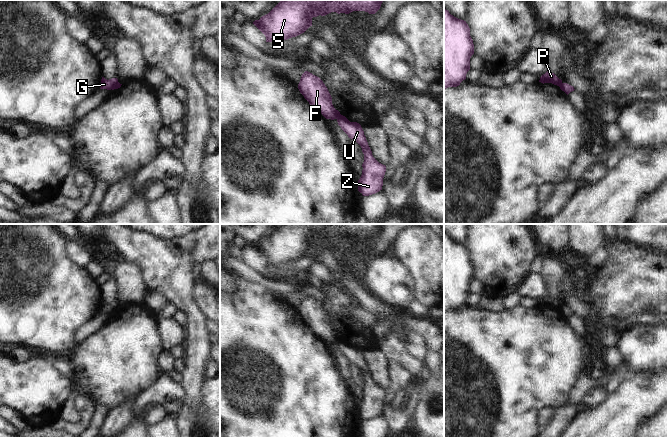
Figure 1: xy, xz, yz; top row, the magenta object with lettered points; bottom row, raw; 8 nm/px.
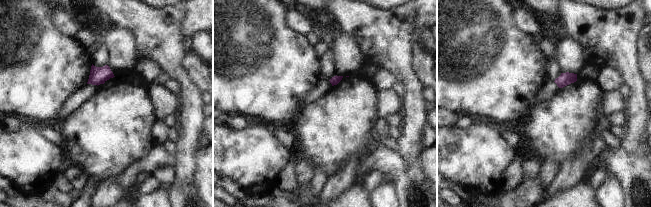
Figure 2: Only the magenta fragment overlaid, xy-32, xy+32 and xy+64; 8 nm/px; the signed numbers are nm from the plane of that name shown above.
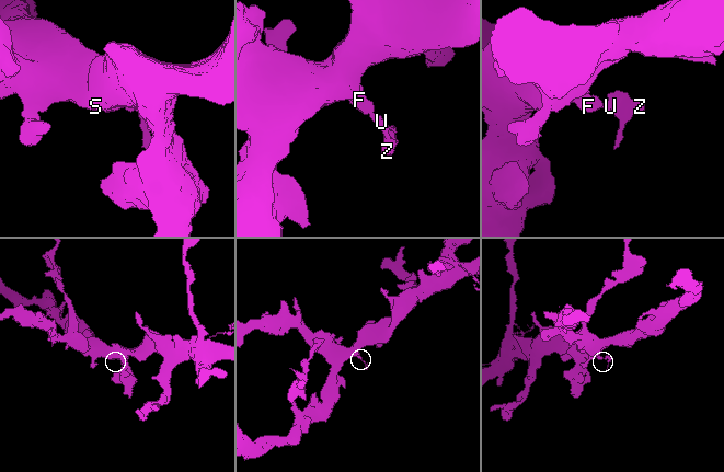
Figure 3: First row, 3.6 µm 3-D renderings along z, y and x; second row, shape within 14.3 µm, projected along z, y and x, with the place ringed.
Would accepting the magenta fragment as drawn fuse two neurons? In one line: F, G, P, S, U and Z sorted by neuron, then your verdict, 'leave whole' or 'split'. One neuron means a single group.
F G P S / U Z; split

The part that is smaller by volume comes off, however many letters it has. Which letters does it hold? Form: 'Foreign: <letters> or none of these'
Foreign: U, Z

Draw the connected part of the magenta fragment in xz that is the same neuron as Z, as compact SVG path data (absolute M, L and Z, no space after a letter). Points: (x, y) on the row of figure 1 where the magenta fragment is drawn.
M345 116L337 118L338 125L352 140L355 140L362 148L364 154L363 170L358 180L358 191L363 196L369 196L382 190L383 178L386 166L379 163L372 155L364 131L357 122L350 122Z

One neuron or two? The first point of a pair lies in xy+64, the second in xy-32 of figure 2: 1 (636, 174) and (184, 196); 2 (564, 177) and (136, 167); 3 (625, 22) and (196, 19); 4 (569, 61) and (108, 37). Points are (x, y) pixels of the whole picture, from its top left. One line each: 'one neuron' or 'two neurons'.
1: one neuron
2: two neurons
3: two neurons
4: one neuron

